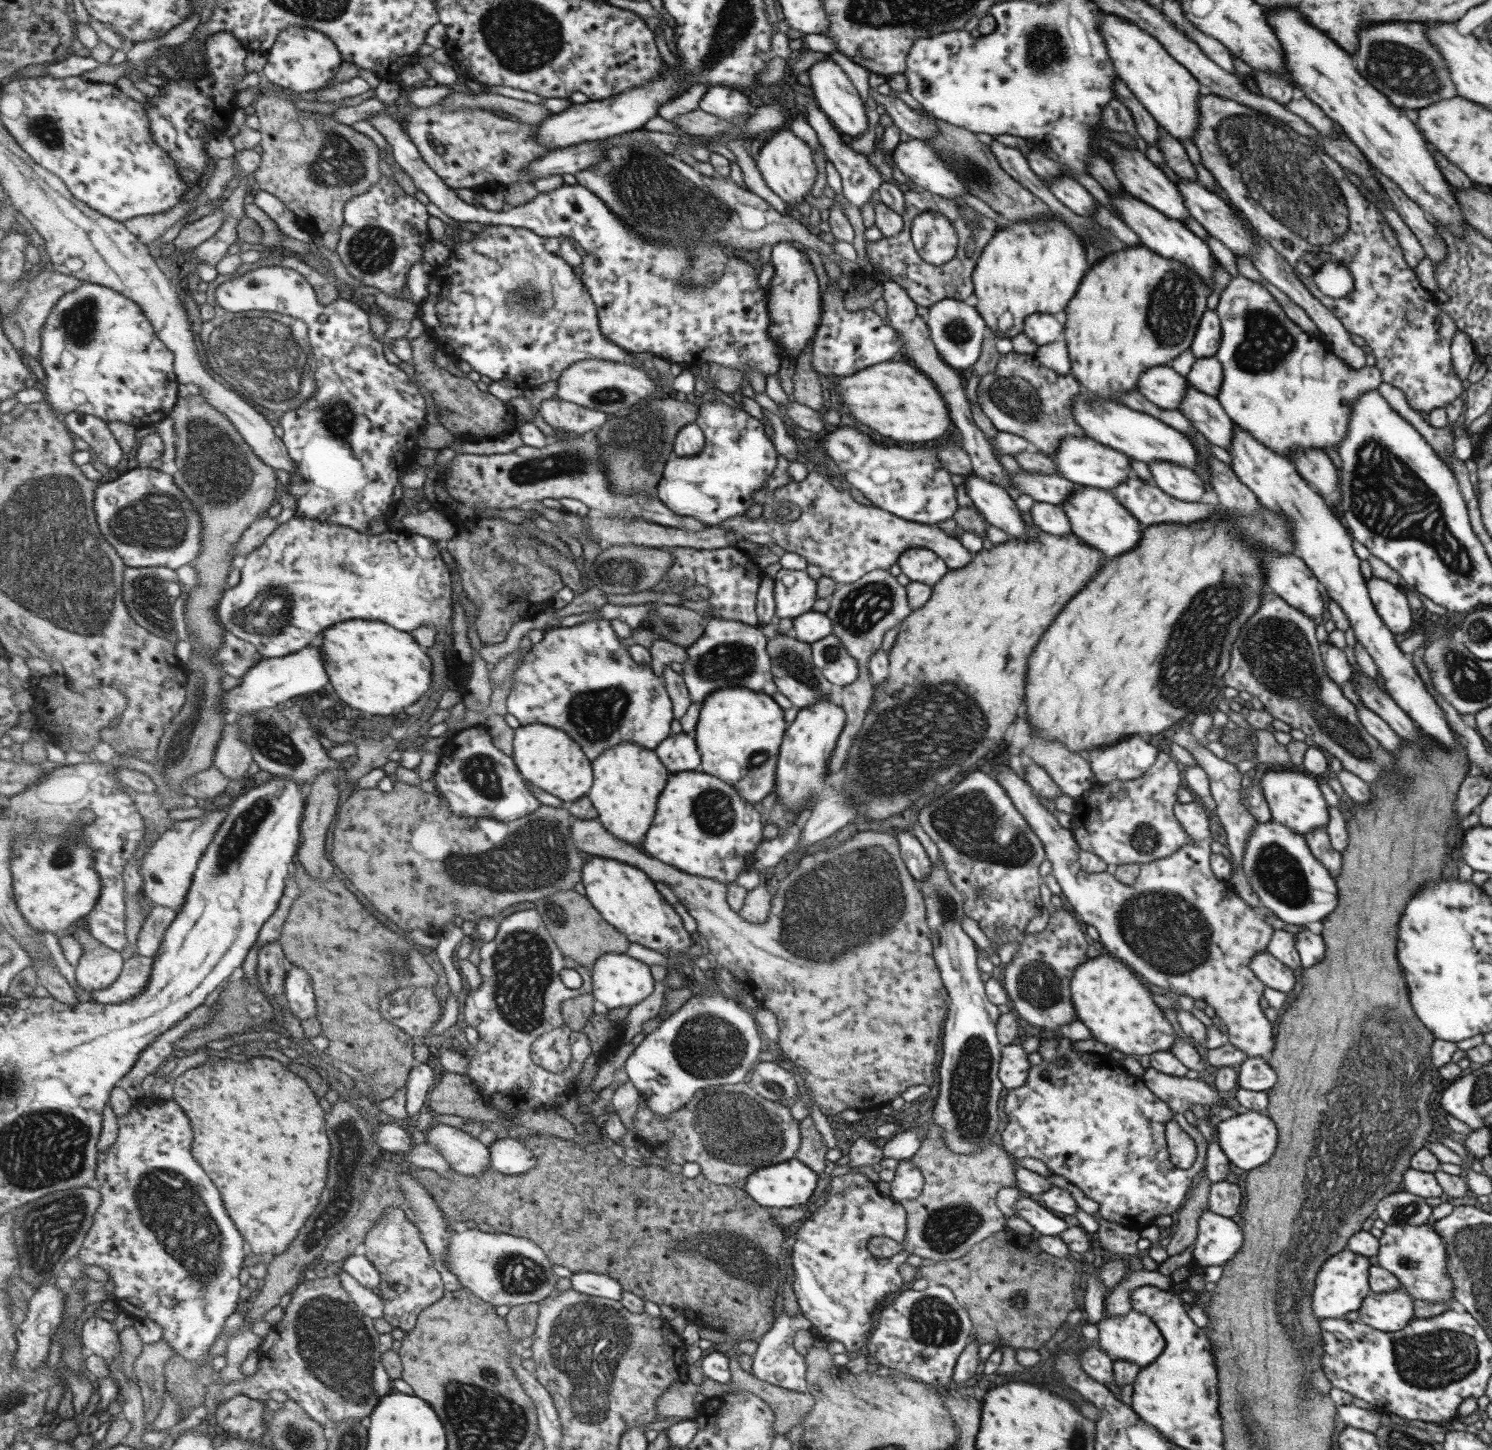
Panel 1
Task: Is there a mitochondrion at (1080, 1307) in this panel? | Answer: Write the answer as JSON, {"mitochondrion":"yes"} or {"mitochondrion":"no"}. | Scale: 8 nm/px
{"mitochondrion":"no"}

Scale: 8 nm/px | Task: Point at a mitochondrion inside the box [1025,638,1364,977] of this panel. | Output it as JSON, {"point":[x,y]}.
{"point":[1278,871]}

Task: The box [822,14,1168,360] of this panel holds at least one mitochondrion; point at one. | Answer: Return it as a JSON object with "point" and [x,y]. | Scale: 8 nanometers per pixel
{"point":[1044,50]}

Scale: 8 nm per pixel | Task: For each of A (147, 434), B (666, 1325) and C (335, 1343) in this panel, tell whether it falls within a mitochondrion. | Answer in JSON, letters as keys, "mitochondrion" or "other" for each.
{"A":"other","B":"other","C":"mitochondrion"}

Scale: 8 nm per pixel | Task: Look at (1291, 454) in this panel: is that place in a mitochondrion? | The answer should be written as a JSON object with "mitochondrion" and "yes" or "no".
{"mitochondrion":"no"}

